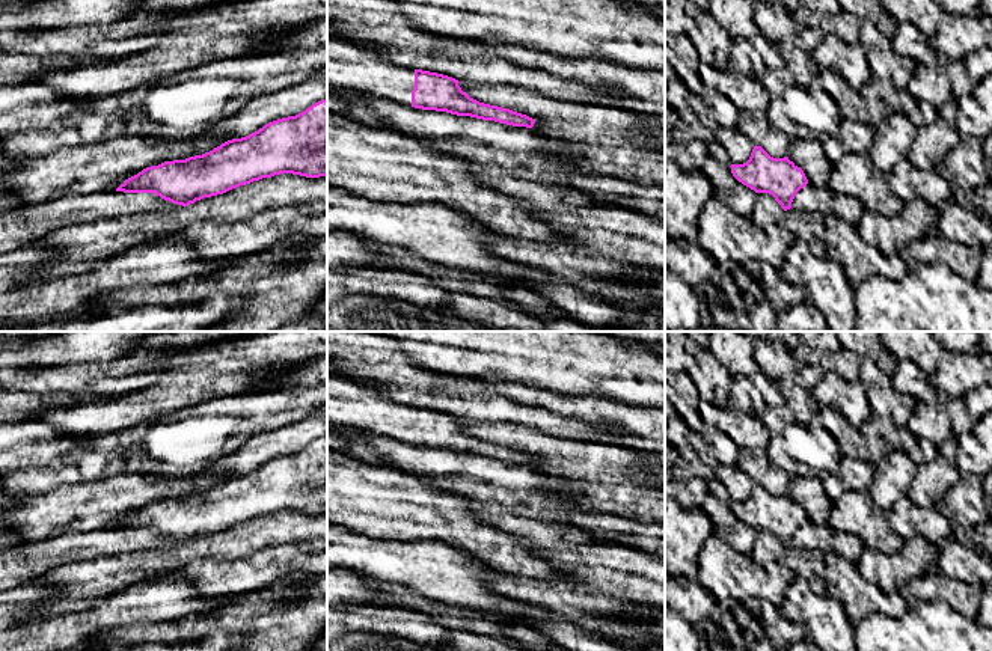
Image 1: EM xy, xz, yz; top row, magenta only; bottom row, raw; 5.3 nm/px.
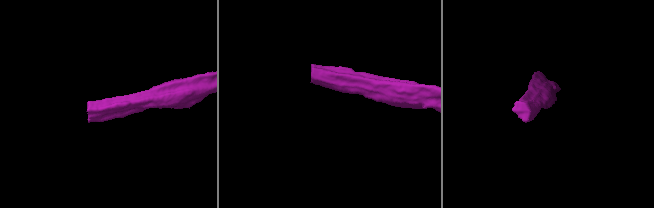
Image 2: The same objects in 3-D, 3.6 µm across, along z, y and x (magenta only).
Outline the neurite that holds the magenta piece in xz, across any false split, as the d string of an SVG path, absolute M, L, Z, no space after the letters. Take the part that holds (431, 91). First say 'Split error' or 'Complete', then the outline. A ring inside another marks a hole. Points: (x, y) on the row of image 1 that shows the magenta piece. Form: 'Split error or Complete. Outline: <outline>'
Split error. Outline: M327 36L327 89L356 90L404 107L532 128L535 119L470 98L458 80L396 65L350 41Z

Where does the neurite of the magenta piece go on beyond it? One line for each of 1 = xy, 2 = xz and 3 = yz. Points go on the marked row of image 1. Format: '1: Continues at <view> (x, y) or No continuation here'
1: No continuation here
2: Continues at xz (349, 67)
3: No continuation here

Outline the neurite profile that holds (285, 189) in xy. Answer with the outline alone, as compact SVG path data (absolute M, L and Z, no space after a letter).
M280 173L261 179L261 197L273 200L276 208L300 202L327 200L327 176L306 178L292 173Z

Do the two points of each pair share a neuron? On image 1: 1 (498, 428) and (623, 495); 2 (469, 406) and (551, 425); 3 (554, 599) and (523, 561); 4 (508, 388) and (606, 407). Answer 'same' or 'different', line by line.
1: same
2: same
3: different
4: same

